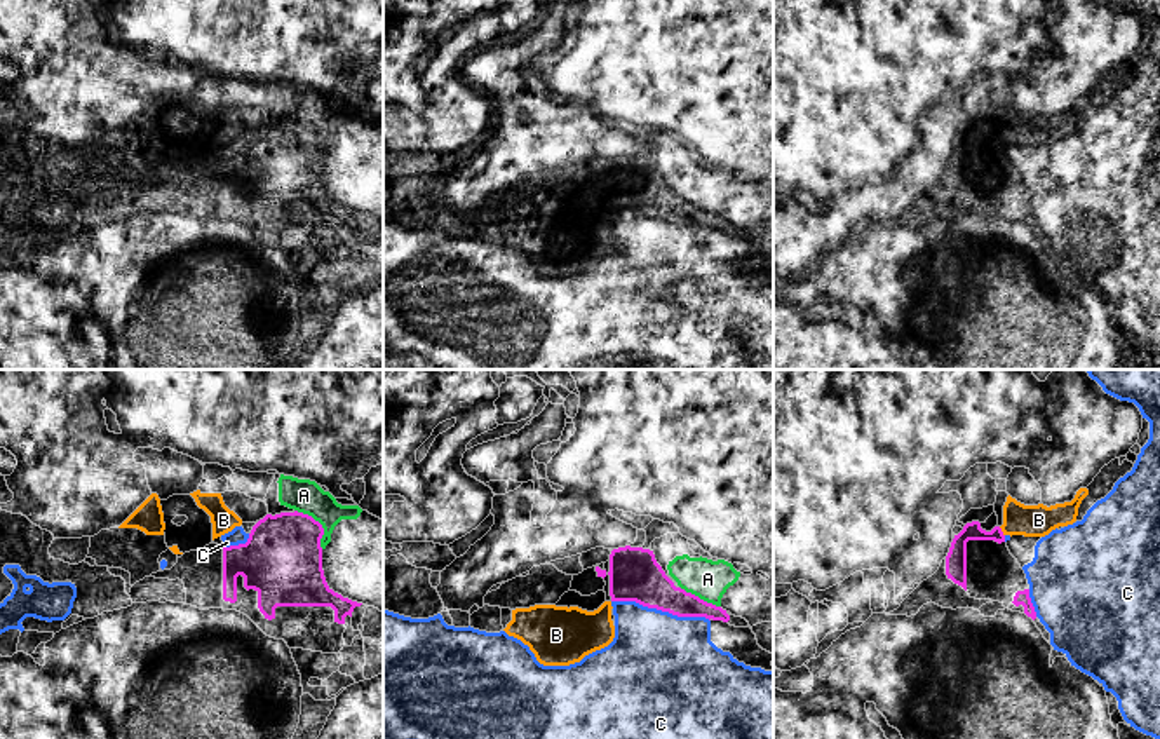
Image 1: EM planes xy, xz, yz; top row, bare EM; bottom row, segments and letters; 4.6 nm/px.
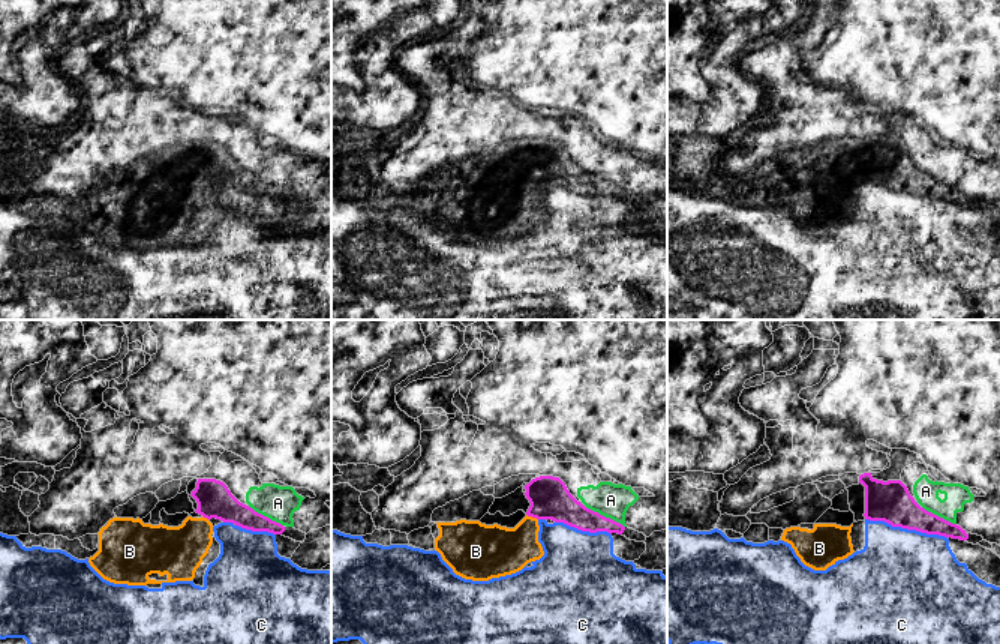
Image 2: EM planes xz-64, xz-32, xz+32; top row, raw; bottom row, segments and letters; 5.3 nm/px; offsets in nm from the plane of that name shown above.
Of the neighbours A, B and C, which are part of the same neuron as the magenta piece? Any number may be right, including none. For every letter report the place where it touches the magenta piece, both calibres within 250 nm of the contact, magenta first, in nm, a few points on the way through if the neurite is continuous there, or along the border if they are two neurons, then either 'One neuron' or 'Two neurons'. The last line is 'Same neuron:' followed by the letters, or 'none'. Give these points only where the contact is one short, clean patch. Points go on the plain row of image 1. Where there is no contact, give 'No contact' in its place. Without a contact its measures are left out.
A: Touches magenta at xy (319, 133). Thickness 360 nm (magenta) against 160 nm. Two neurons
B: Touches magenta at yz (1002, 142). Thickness 100 nm (magenta) against 140 nm. Path across: yz (957, 168), (969, 145), (1002, 142), (1018, 129), (1038, 129). One neuron
C: Touches magenta at xz (660, 218). Thickness 240 nm (magenta) against 460 nm. Two neurons
Same neuron: B

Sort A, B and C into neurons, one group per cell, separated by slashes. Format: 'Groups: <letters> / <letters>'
Groups: A / B / C

